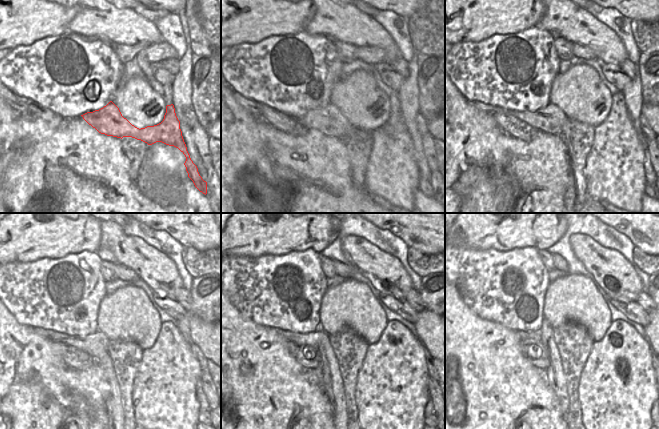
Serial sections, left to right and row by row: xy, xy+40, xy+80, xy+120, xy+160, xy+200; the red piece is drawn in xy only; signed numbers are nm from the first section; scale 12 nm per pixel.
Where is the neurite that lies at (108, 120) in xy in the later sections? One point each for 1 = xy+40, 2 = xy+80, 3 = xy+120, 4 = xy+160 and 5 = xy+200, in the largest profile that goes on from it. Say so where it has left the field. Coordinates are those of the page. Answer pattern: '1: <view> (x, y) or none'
1: xy+40 (329, 120)
2: xy+80 (550, 119)
3: xy+120 (96, 344)
4: xy+160 (312, 339)
5: xy+200 (527, 338)

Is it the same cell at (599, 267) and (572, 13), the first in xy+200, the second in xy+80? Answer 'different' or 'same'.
same

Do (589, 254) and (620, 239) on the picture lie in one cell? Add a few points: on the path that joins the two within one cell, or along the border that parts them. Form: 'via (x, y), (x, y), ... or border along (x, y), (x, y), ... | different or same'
border along (584, 233), (599, 244), (616, 249), (625, 257) | different

